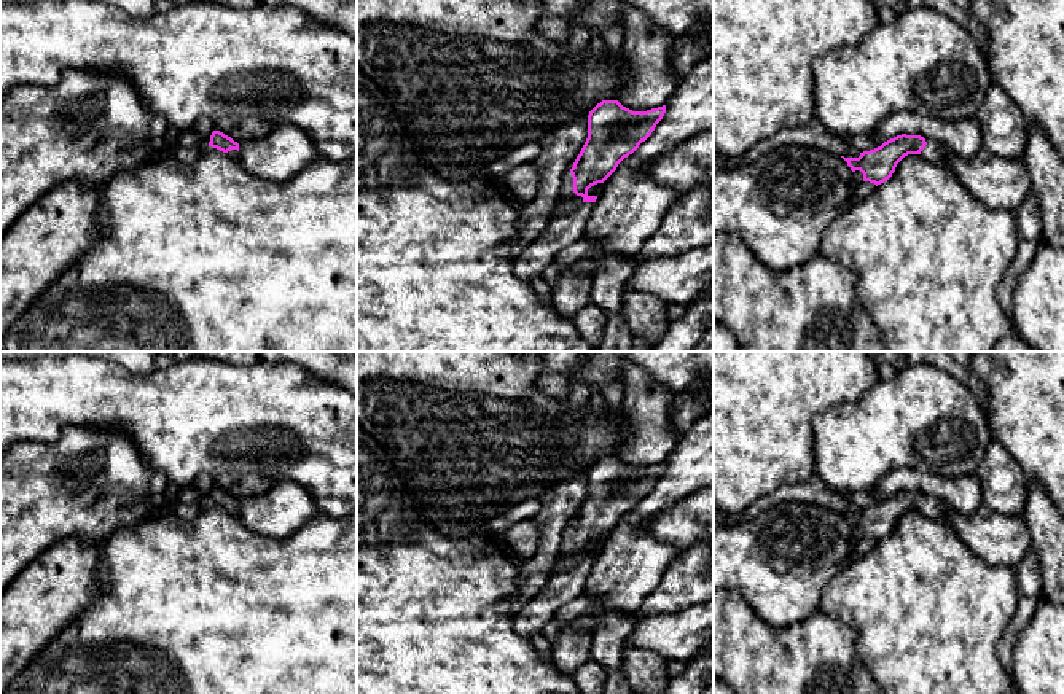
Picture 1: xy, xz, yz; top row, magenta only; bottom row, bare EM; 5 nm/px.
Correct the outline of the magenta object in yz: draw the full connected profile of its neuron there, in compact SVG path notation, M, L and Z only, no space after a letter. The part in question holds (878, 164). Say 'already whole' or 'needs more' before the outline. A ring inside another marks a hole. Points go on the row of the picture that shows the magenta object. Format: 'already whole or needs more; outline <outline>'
needs more; outline M897 135L881 146L860 153L859 158L841 156L852 172L860 170L863 181L884 183L895 172L897 164L908 154L921 154L924 159L938 164L948 153L948 146L938 140L925 140L921 135Z

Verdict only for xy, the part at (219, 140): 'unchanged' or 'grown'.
grown

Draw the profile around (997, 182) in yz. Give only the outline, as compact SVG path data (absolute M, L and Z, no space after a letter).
M988 150L973 159L948 151L937 166L949 172L968 194L989 209L1016 212L1034 191L1024 161L997 156Z

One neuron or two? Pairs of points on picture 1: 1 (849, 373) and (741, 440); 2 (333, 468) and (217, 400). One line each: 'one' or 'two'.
1: one
2: one

